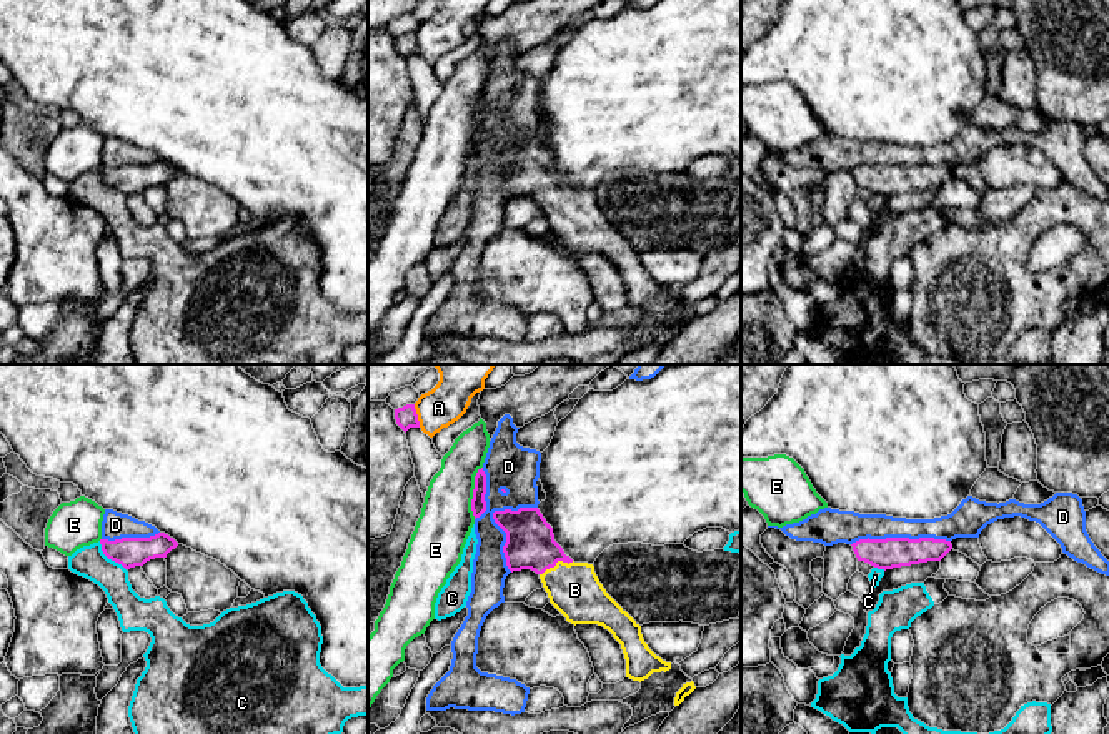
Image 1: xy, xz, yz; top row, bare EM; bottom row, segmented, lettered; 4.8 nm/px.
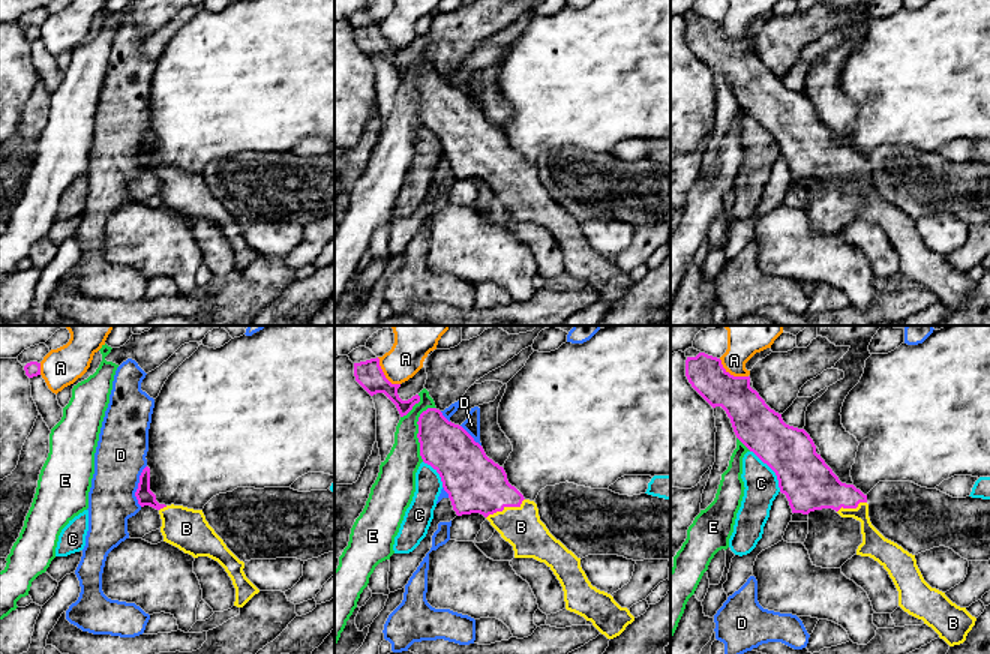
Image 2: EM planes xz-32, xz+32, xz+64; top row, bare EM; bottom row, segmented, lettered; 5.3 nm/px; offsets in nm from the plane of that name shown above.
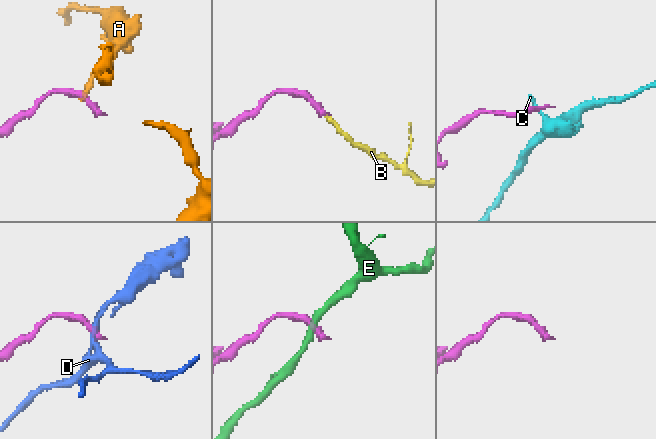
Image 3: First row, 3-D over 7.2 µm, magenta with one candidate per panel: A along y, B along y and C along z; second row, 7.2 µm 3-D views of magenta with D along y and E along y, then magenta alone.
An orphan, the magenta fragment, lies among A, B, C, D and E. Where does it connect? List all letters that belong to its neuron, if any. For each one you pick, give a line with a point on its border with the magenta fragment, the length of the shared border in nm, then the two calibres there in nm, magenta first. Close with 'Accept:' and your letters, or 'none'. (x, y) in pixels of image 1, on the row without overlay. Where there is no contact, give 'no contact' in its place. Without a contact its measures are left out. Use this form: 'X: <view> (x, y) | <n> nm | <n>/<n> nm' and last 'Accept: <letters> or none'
B: xz (556, 188) | 180 nm | 240/260 nm
Accept: B

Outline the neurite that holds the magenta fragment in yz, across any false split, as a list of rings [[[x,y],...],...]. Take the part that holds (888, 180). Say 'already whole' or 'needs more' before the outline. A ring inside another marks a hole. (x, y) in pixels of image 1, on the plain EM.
already whole; [[[868,165],[851,173],[858,188],[864,188],[884,198],[927,188],[941,188],[952,176],[951,168],[934,165]]]

